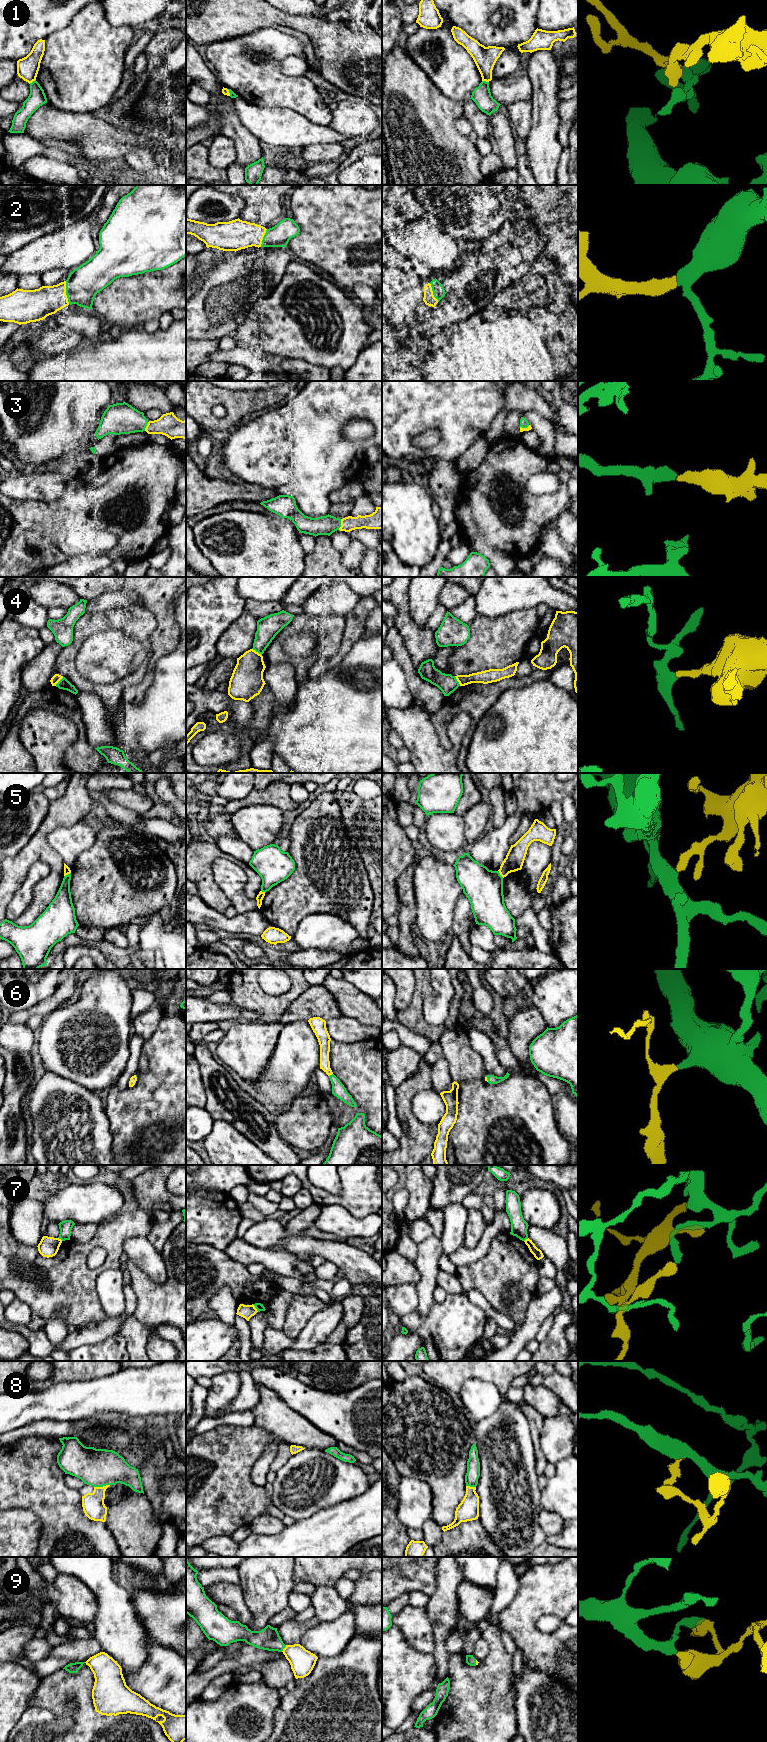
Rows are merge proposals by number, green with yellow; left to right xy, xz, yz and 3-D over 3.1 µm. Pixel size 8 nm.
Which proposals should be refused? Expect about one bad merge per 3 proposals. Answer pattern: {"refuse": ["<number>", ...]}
{"refuse": ["1", "4", "5", "7"]}

